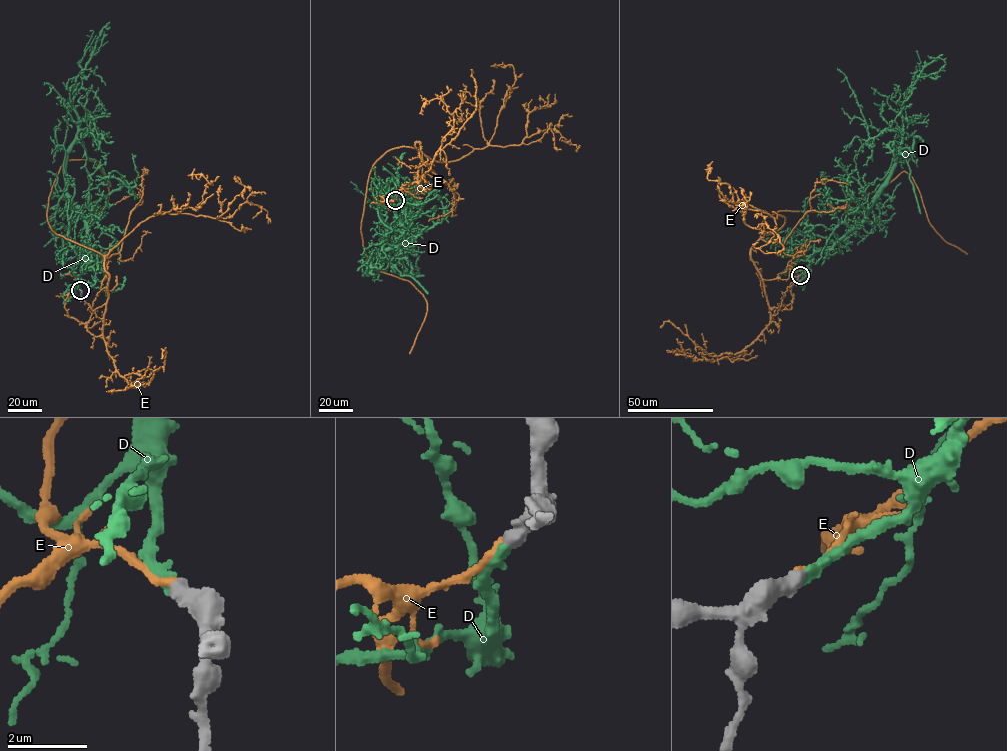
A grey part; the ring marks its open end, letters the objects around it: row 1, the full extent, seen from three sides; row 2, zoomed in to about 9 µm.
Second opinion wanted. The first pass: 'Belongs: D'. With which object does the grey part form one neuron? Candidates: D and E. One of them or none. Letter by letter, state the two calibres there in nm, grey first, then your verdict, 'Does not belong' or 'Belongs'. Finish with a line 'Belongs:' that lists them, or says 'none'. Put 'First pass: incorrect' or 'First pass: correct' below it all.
D: Thickness 420 nm (grey) against 280 nm. Belongs
E: Thickness 440 nm (grey) against 170 nm. Does not belong
Belongs: D
First pass: correct

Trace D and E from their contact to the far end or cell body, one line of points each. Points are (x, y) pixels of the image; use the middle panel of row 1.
D: (395, 200), (396, 217), (403, 225), (402, 241), (381, 257)
E: (395, 200), (379, 196), (417, 180), (420, 143), (373, 165), (361, 232), (374, 268), (427, 303), (409, 353)

